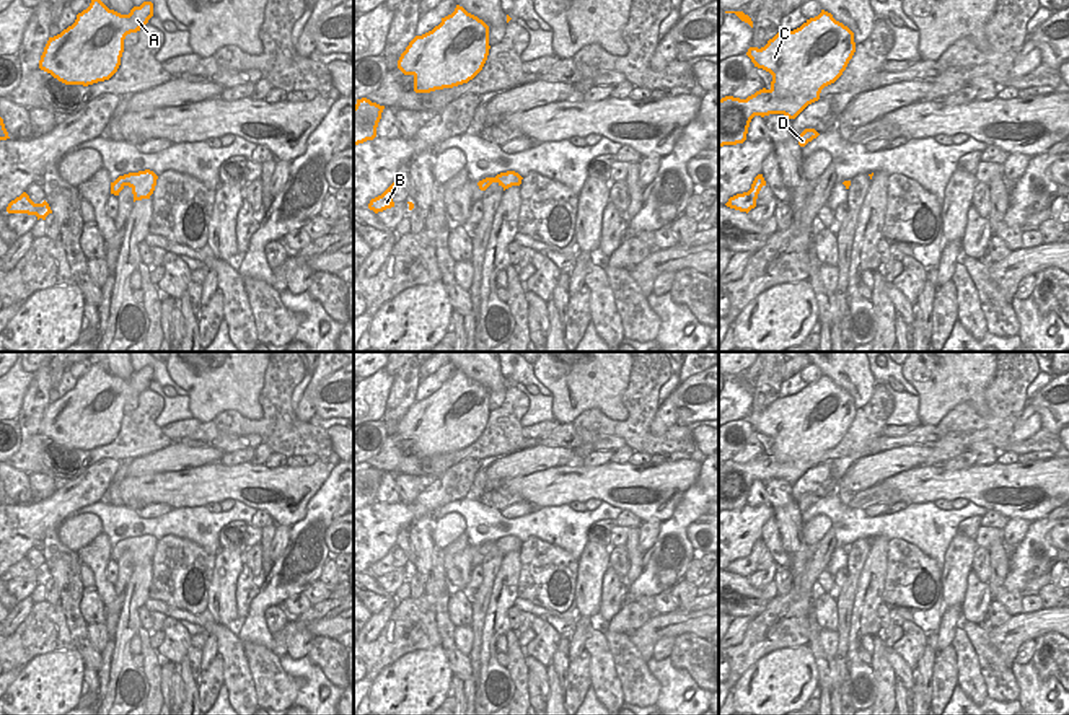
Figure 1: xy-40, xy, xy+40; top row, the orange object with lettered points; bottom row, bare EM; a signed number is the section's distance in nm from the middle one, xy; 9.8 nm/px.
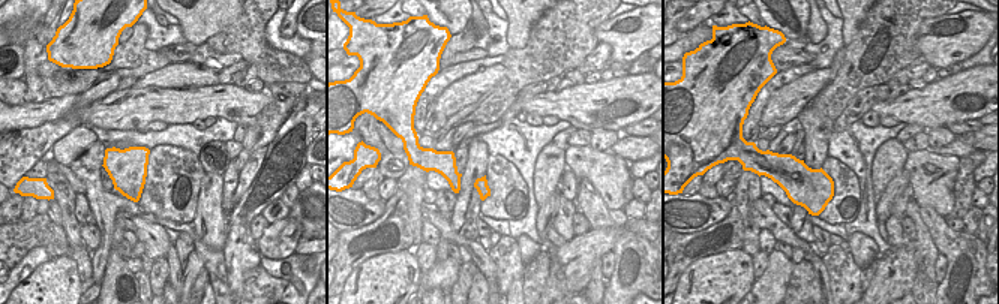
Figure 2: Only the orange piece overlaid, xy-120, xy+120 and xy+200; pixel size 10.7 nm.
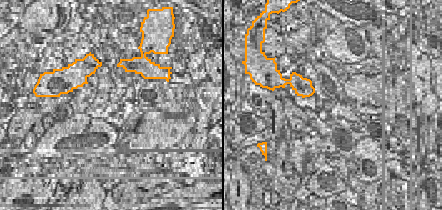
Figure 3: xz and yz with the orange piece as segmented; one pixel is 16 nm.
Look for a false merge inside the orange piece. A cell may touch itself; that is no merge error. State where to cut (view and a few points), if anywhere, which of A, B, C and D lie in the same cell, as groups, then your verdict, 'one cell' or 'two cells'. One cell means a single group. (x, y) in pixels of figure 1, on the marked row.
no cut; A B C D; one cell

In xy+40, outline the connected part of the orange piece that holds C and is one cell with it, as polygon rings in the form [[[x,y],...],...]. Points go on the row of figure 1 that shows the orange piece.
[[[825,10],[794,31],[777,33],[764,47],[750,47],[746,55],[754,67],[772,75],[771,88],[763,88],[746,99],[733,96],[719,99],[719,148],[743,143],[754,116],[784,114],[795,119],[808,104],[820,99],[825,86],[842,75],[854,52],[854,33]]]

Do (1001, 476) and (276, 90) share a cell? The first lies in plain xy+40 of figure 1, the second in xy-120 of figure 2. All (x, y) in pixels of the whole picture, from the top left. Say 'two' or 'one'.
two

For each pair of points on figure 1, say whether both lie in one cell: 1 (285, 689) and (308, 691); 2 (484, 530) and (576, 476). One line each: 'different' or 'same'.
1: different
2: different

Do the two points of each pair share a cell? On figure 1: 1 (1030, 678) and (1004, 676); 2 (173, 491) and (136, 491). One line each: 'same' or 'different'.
1: different
2: same

